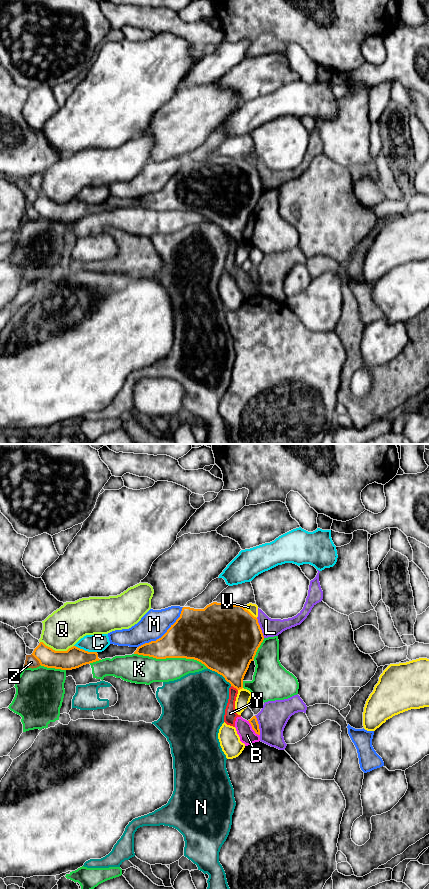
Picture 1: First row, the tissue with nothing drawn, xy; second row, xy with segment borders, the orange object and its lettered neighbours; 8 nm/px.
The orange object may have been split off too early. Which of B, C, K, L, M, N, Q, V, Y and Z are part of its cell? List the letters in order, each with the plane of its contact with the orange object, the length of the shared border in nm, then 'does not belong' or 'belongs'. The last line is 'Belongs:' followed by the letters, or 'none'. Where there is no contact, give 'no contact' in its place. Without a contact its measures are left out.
B: contact in xy; length 160 nm; does not belong
C: contact in xy; length 190 nm; does not belong
K: contact in xy; length 600 nm; does not belong
L: contact in xy; length 170 nm; does not belong
M: contact in xy; length 480 nm; does not belong
N: contact in xy; length 240 nm; does not belong
Q: contact in xy; length 280 nm; does not belong
V: contact in xy; length 160 nm; does not belong
Y: contact in xy; length 70 nm; does not belong
Z: contact in xy; length 120 nm; does not belong
Belongs: none

